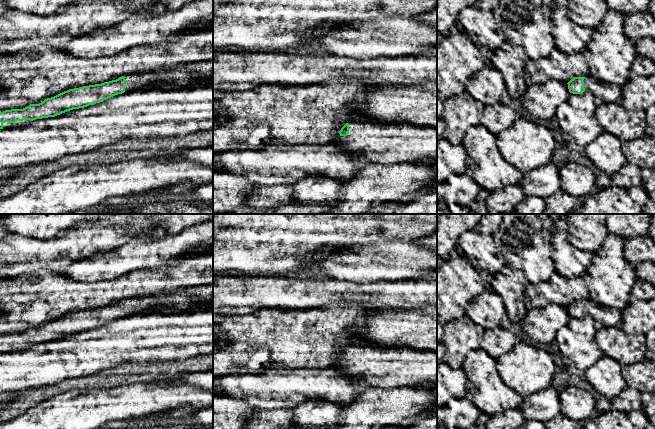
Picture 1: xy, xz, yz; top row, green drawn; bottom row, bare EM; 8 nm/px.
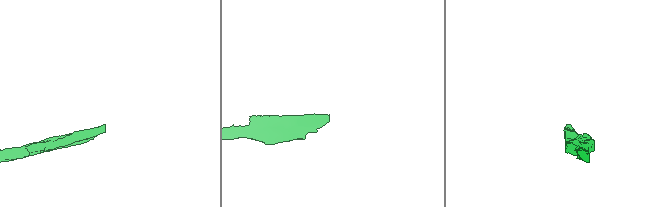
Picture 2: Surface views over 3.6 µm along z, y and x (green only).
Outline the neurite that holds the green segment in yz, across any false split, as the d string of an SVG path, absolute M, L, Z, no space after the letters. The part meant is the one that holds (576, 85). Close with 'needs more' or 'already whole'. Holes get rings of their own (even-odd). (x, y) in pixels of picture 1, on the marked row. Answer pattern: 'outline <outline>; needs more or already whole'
outline M591 75L573 77L567 84L570 93L582 94L585 90L590 91L602 103L618 103L622 99L620 86L598 81Z; needs more

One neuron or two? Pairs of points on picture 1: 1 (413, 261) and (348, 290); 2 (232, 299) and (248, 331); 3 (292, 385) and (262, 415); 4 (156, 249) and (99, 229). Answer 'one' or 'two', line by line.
1: two
2: two
3: two
4: two

